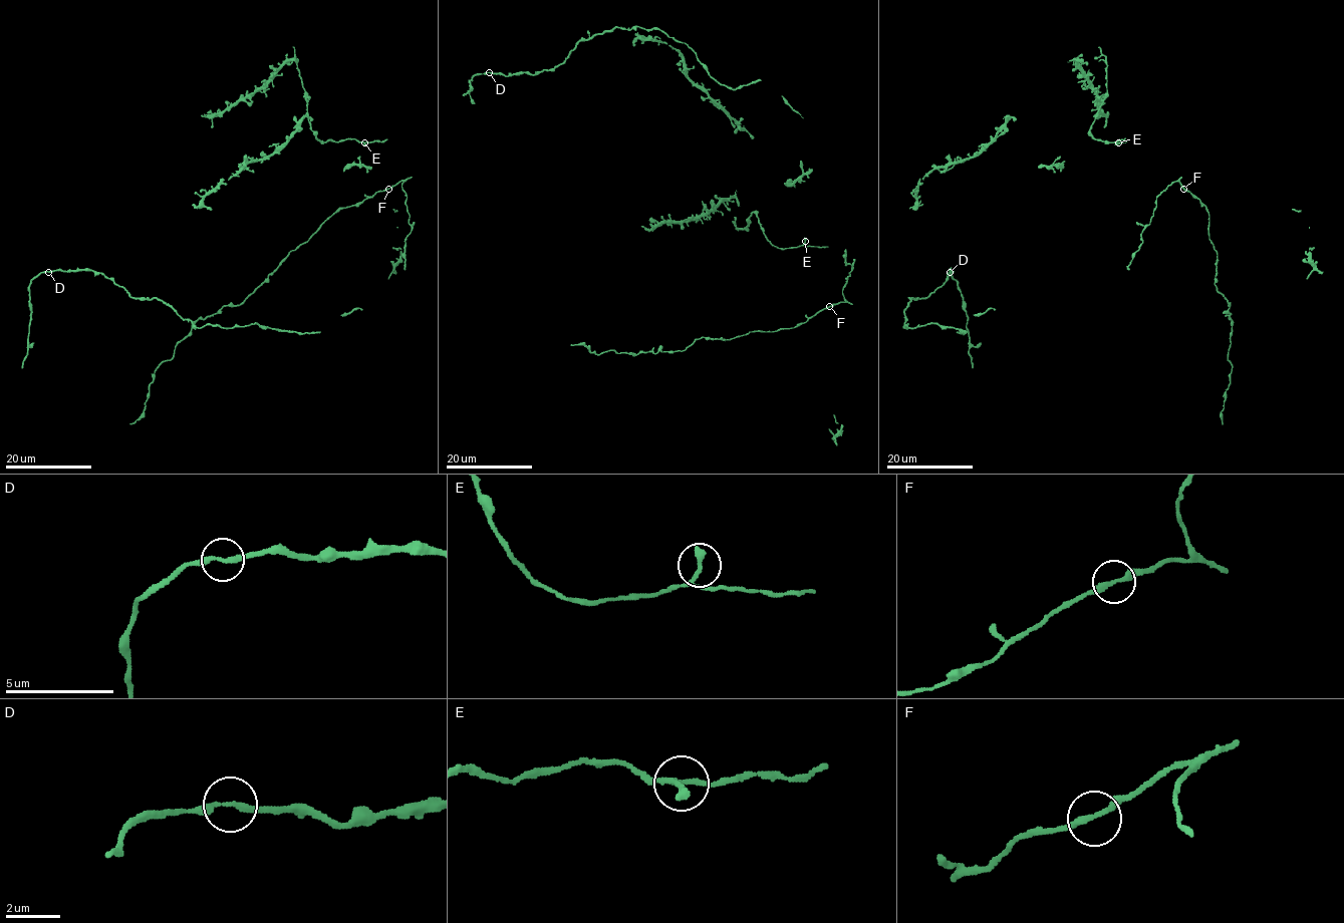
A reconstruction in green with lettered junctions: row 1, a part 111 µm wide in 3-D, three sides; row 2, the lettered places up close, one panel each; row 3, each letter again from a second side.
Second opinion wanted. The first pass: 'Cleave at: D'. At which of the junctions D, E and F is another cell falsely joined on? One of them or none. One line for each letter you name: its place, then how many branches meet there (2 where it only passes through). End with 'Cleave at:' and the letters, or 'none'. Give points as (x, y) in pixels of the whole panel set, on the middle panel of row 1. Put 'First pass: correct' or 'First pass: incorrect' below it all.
D: Place: (489, 72). Branches: 2
Cleave at: D
First pass: correct

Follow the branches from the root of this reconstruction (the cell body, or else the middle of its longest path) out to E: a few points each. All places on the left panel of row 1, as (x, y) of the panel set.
E: (315, 132), (322, 142), (346, 138), (364, 142)

